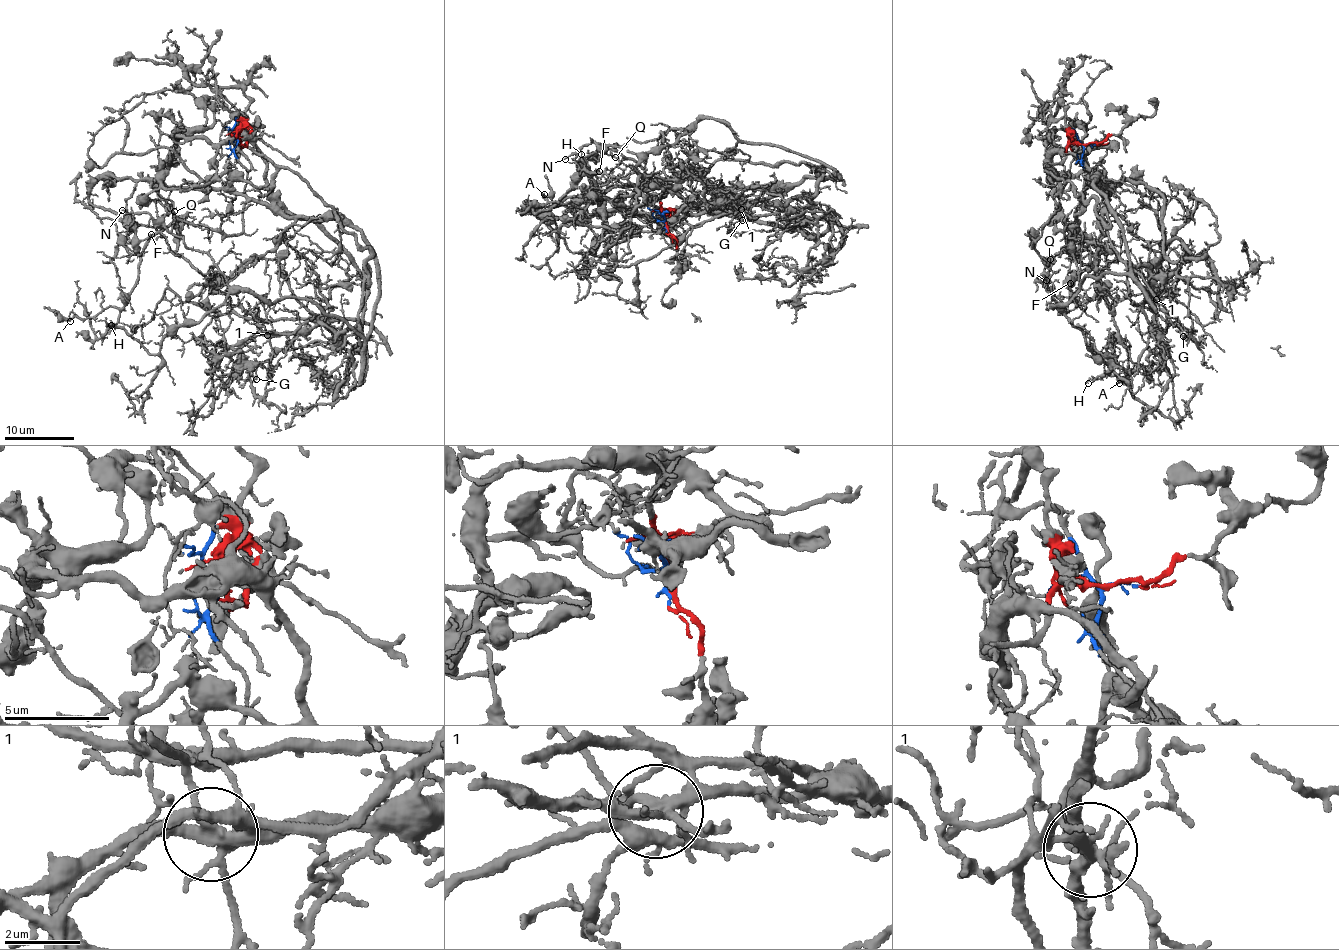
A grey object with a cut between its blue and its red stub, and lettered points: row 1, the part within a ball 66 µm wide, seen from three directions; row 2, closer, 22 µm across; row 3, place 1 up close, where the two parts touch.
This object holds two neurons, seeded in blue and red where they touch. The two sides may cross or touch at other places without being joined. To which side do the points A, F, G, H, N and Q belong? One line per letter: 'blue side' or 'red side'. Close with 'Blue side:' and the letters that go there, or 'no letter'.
A: blue side
F: blue side
G: blue side
H: blue side
N: blue side
Q: blue side
Blue side: A, F, G, H, N, Q

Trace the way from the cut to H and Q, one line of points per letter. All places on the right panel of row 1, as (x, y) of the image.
H: (1088, 144), (1082, 165), (1106, 191), (1102, 177), (1130, 271), (1086, 275), (1052, 308), (1121, 377), (1088, 383)
Q: (1088, 144), (1082, 165), (1106, 191), (1102, 177), (1094, 191), (1130, 271), (1086, 275), (1052, 309), (1049, 259)

